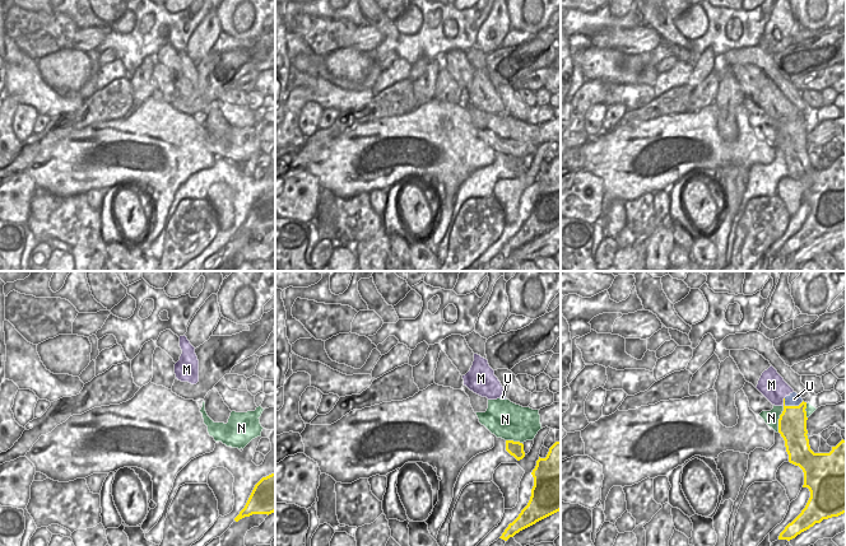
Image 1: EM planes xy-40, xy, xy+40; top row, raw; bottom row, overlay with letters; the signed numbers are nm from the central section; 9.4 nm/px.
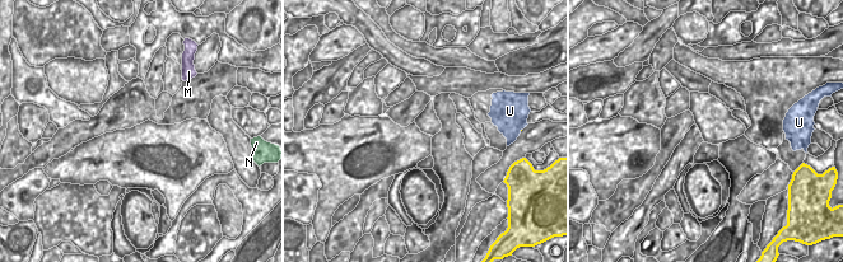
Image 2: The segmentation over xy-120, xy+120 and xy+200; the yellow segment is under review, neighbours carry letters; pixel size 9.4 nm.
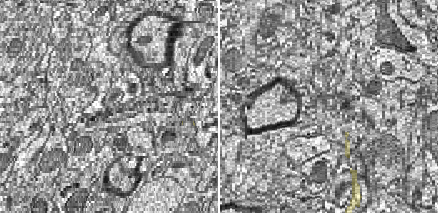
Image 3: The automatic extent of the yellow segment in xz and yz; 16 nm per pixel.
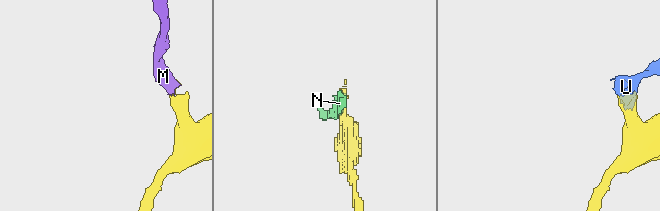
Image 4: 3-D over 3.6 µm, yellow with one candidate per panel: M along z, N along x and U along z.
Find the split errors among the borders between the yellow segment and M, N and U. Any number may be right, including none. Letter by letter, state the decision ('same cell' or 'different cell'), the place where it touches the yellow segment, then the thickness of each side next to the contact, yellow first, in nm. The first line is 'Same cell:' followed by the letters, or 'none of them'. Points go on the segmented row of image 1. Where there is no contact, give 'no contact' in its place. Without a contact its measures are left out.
Same cell: M
M: same cell; contact xy+40 (784, 401); calibres 260 and 260 nm
N: different cell; contact xy+40 (779, 419); calibres 260 and 150 nm
U: different cell; contact xy+40 (793, 406); calibres 260 and 120 nm

